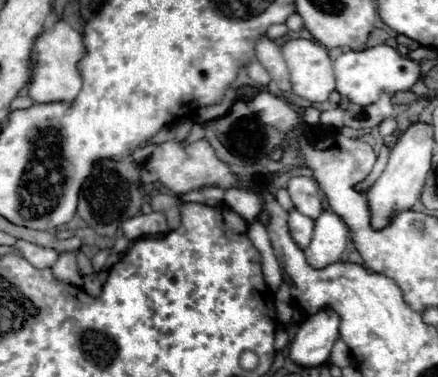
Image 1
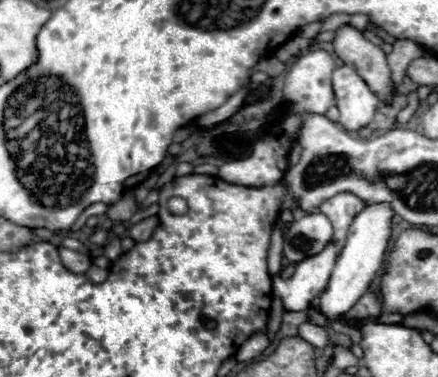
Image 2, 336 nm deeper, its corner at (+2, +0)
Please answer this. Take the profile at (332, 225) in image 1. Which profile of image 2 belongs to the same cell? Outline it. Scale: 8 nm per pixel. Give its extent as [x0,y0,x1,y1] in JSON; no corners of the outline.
[272,241,338,311]

